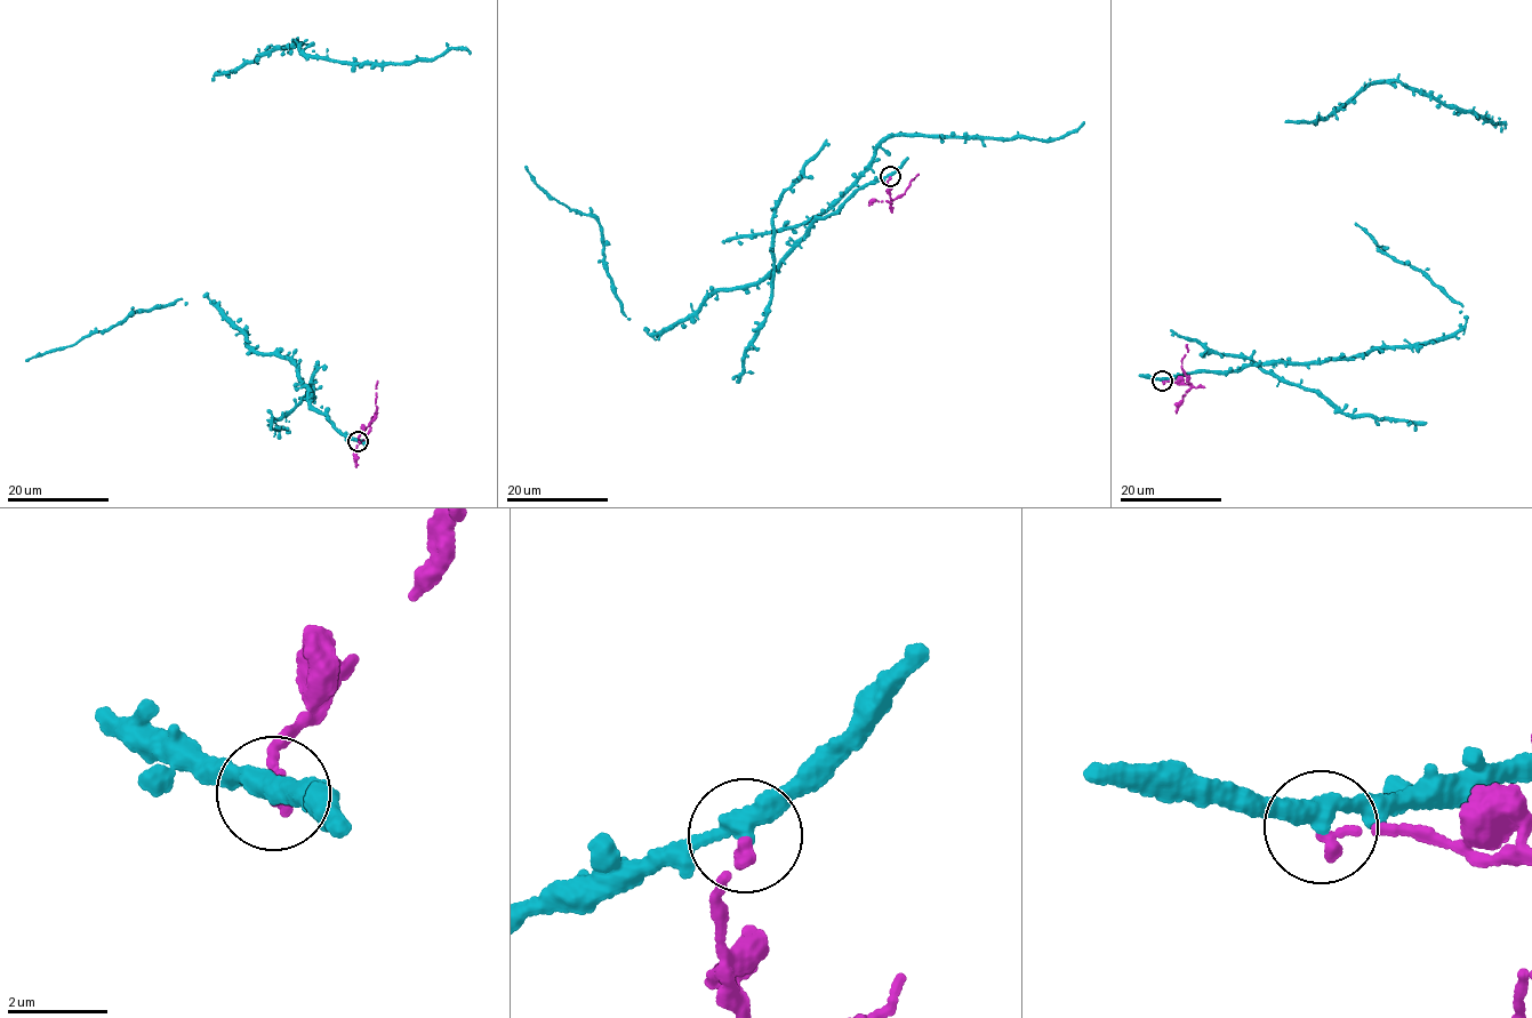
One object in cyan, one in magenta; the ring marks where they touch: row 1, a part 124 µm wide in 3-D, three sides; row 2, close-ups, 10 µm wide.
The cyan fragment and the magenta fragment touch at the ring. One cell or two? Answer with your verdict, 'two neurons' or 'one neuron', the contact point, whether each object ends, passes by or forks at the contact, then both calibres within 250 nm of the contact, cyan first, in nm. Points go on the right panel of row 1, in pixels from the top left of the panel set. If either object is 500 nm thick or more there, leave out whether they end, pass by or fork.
two neurons; place (1162, 381); cyan passes by; magenta ends; calibres 340 and 260 nm

